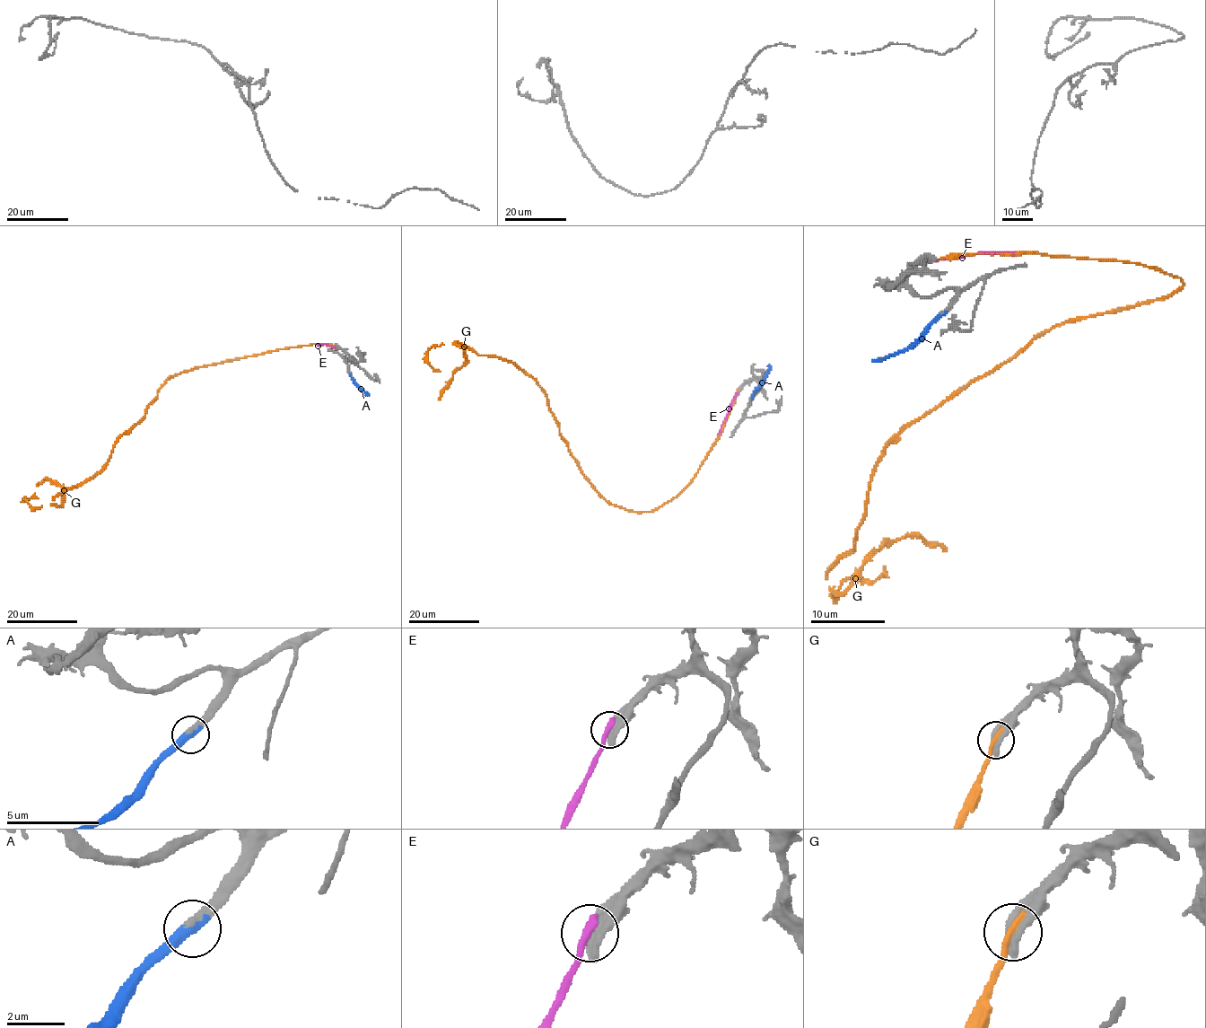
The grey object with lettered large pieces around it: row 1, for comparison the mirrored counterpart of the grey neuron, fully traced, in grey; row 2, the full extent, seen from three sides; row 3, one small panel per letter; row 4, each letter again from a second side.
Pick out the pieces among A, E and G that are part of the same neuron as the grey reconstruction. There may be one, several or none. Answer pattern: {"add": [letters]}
{"add": ["A"]}

